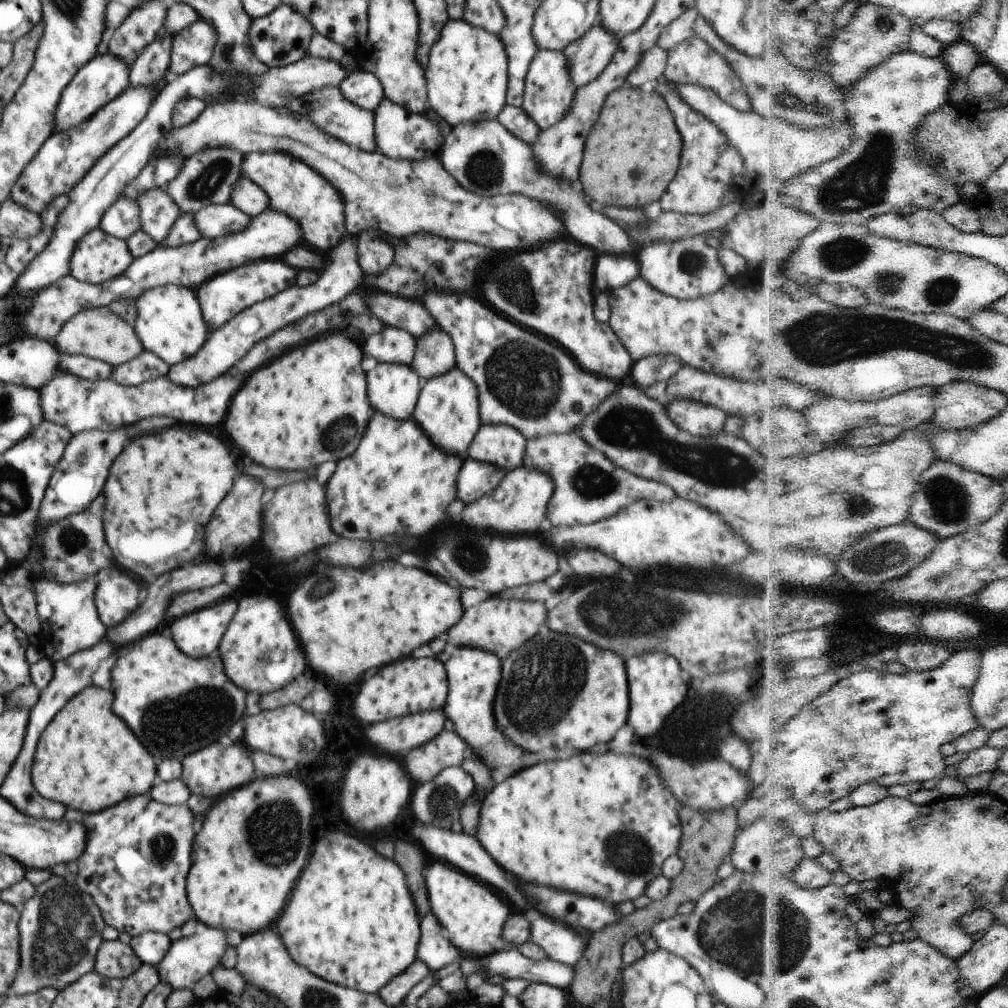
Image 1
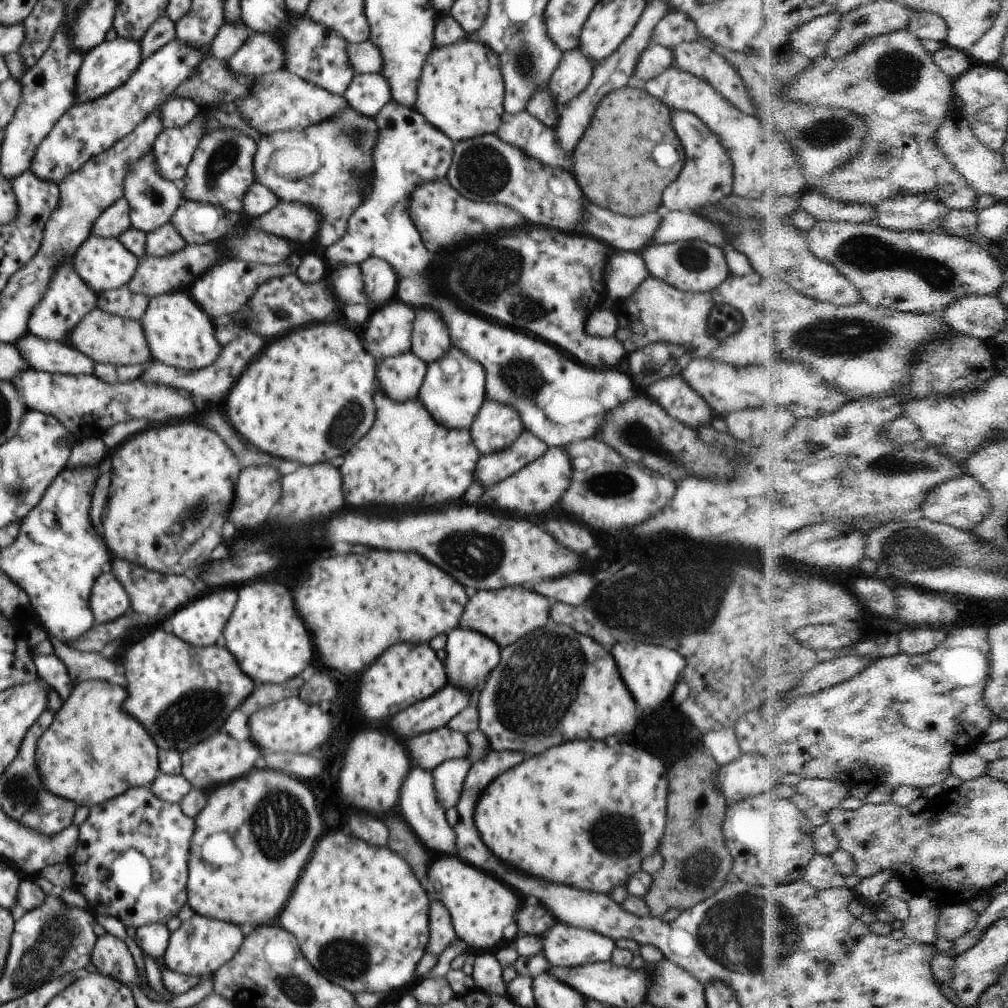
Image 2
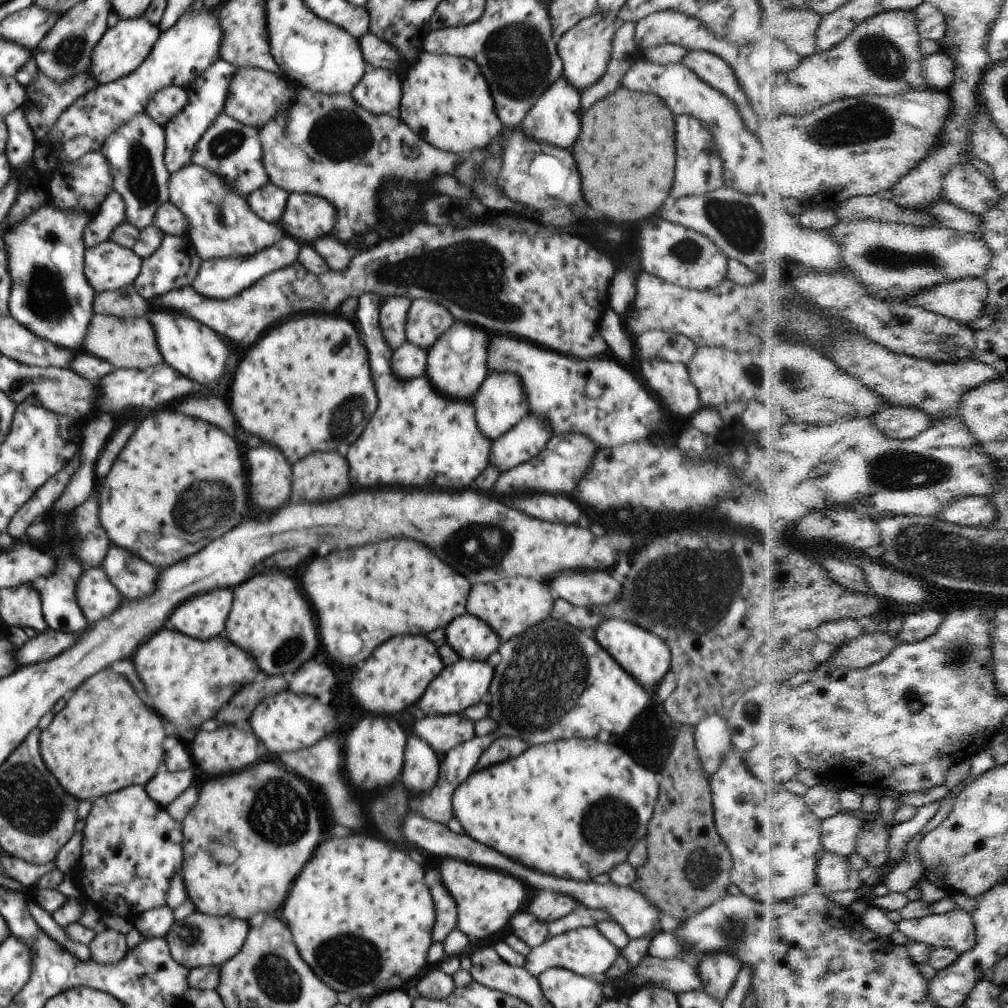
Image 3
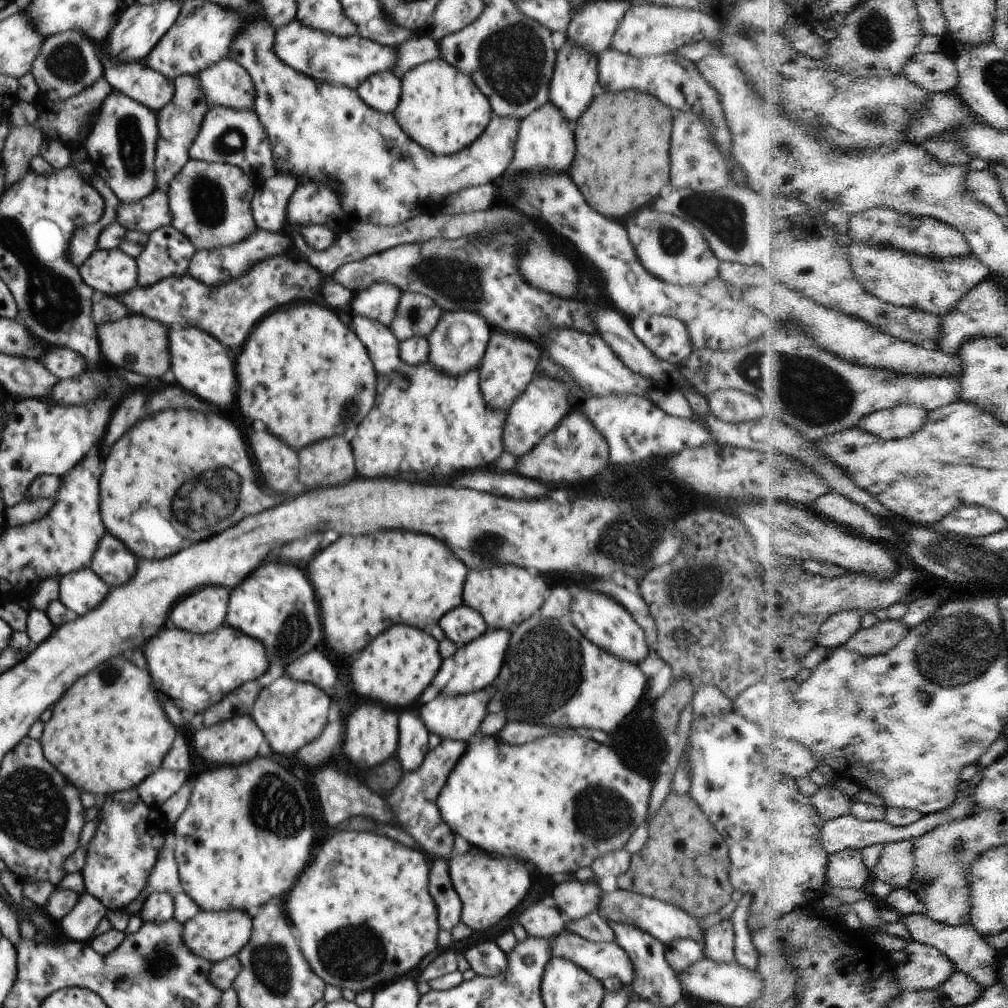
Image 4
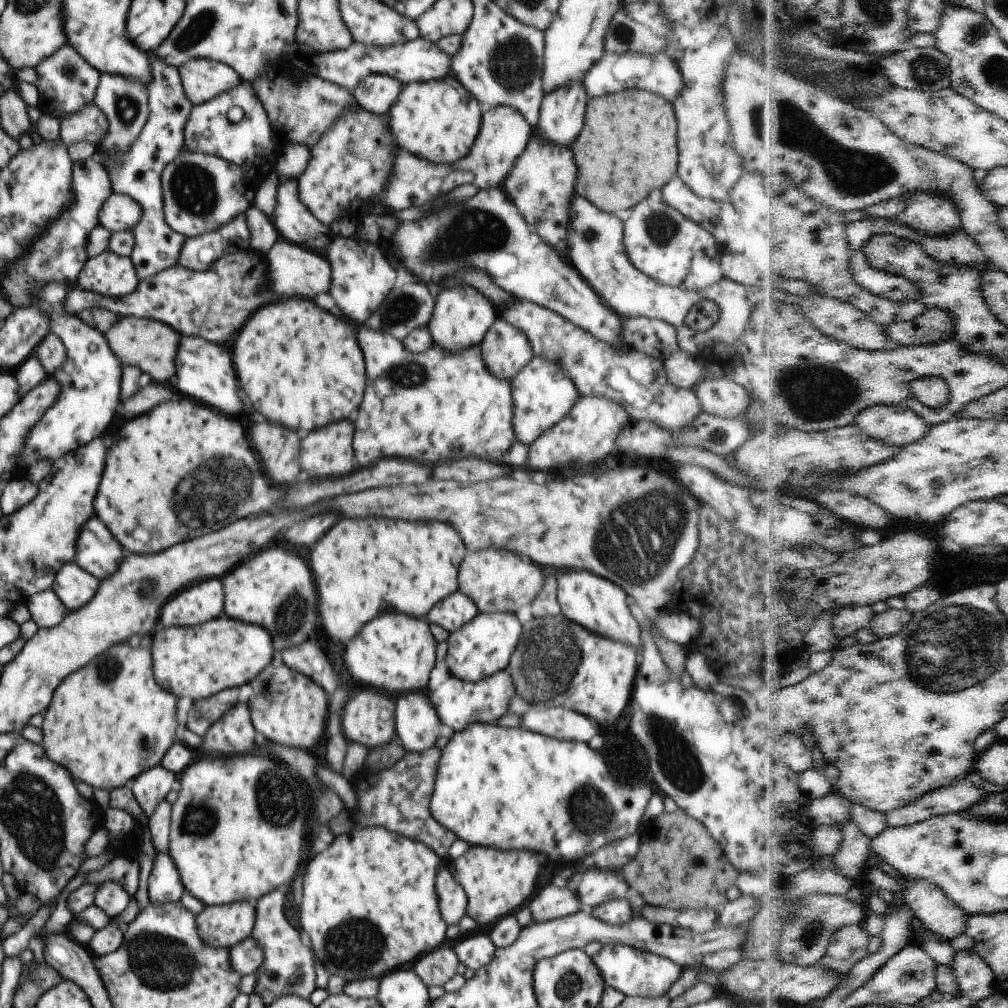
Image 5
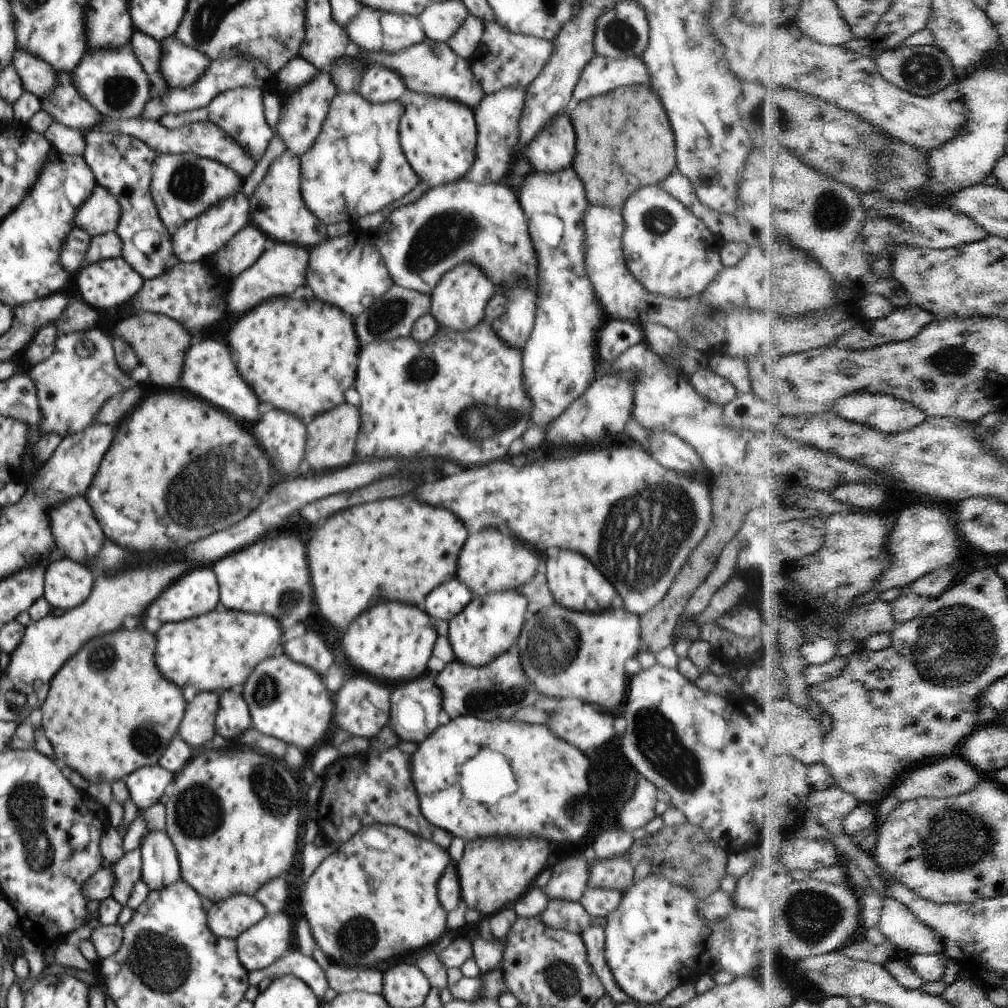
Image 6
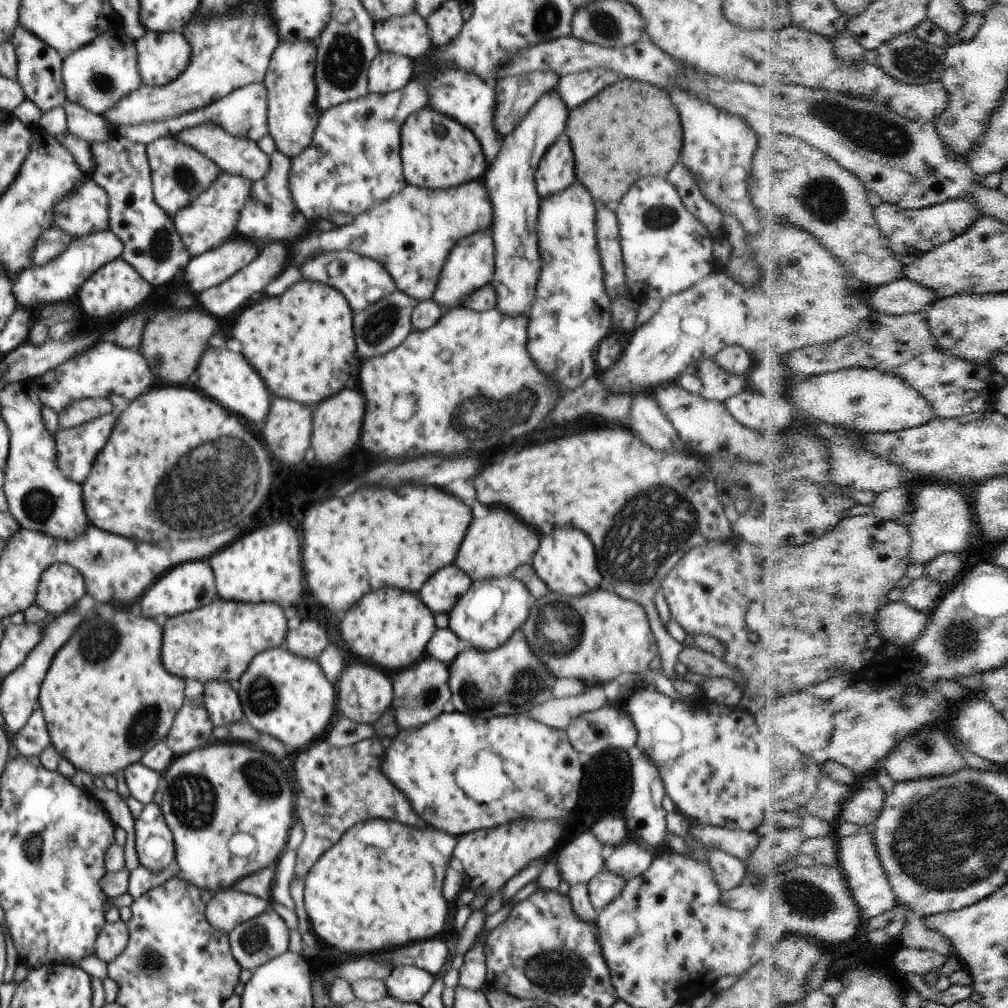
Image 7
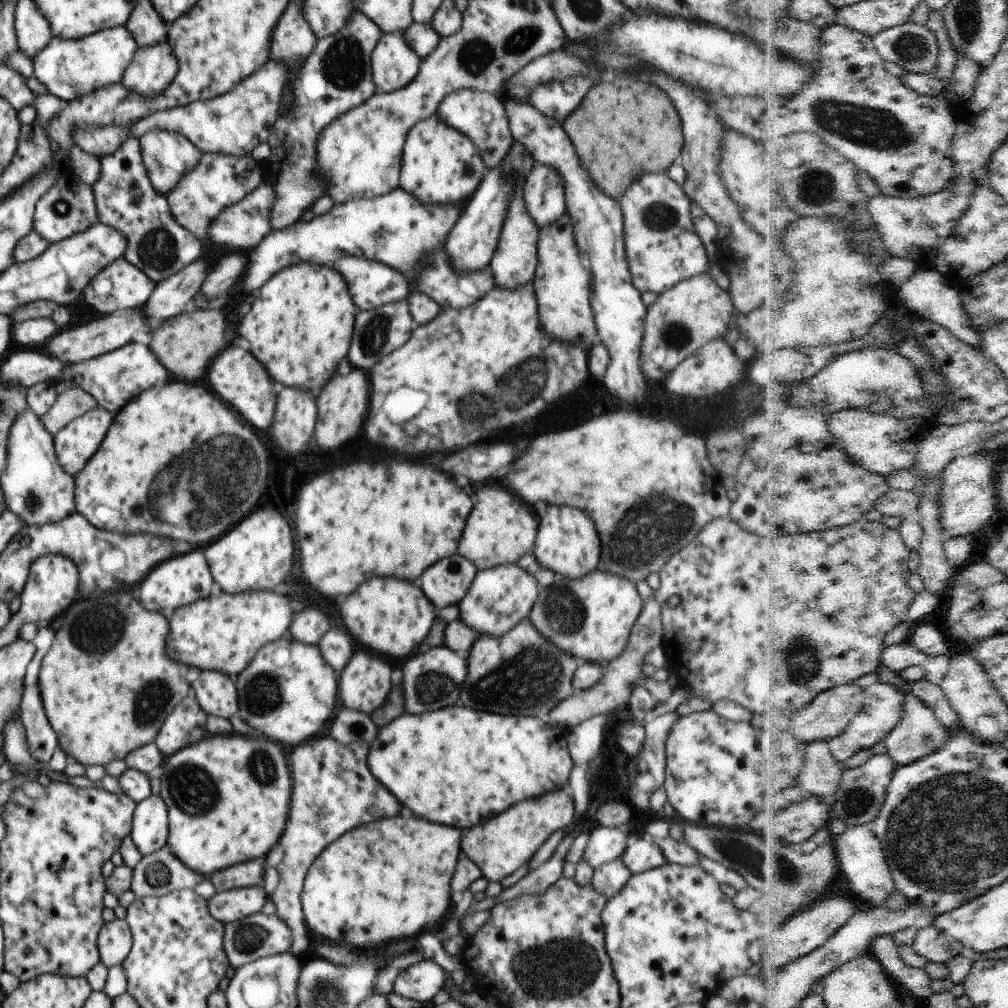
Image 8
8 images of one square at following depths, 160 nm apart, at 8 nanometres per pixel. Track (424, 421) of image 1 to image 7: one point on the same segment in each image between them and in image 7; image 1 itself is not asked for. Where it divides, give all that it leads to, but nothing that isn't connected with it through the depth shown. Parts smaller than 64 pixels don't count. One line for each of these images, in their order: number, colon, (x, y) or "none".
2: (453, 390)
3: (459, 375)
4: (452, 350)
5: (461, 317)
6: (458, 302)
7: (471, 265)

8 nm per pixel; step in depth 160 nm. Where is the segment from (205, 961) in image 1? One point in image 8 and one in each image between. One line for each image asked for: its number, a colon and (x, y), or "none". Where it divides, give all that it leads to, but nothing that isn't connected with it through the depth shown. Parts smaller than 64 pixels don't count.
2: (200, 946)
3: (199, 940)
4: (213, 935)
5: (221, 926)
6: (229, 918)
7: (227, 909)
8: (229, 906)

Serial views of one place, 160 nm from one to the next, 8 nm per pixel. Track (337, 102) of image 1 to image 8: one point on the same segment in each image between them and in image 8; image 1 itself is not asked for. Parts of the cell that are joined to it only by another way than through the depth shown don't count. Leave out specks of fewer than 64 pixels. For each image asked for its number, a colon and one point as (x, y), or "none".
2: (281, 100)
3: (256, 96)
4: (225, 84)
5: (202, 79)
6: (181, 66)
7: (162, 57)
8: (153, 68)

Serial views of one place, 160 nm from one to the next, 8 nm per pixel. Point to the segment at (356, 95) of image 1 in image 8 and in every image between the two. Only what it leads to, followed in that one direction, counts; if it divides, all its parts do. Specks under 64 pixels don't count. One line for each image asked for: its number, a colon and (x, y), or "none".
2: (368, 92)
3: (380, 91)
4: (381, 91)
5: (377, 93)
6: (378, 85)
7: (388, 72)
8: (394, 63)

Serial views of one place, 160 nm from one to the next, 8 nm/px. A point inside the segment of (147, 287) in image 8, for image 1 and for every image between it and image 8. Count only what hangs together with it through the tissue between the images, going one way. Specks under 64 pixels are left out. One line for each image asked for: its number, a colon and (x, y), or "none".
1: (97, 257)
2: (104, 264)
3: (108, 266)
4: (112, 272)
5: (106, 274)
6: (107, 284)
7: (116, 286)

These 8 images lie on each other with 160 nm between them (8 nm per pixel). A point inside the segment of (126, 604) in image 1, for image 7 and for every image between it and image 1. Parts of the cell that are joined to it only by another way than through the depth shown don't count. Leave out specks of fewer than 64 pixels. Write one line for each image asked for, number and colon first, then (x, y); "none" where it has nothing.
2: (109, 600)
3: (97, 596)
4: (81, 590)
5: (75, 587)
6: (67, 583)
7: (61, 585)

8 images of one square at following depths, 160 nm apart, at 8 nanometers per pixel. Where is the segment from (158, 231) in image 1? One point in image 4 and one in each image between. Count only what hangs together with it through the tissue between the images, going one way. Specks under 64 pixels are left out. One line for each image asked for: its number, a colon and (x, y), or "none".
2: (153, 199)
3: (136, 151)
4: (121, 145)

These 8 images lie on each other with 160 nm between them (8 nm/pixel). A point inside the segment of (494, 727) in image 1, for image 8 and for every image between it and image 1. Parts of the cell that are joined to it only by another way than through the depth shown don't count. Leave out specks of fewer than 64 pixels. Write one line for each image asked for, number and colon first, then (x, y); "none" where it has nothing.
2: (471, 657)
3: (471, 638)
4: (463, 625)
5: (457, 610)
6: (446, 602)
7: (440, 594)
8: (446, 583)

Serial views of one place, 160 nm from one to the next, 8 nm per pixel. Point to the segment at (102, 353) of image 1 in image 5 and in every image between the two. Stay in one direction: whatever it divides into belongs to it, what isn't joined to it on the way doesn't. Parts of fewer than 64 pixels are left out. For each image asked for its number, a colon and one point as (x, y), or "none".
2: (105, 338)
3: (129, 343)
4: (136, 343)
5: (148, 344)

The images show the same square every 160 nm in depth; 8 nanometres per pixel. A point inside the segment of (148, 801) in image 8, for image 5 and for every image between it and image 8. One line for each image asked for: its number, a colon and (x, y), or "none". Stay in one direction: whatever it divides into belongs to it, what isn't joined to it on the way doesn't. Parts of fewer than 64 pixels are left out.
5: (164, 885)
6: (160, 866)
7: (154, 843)

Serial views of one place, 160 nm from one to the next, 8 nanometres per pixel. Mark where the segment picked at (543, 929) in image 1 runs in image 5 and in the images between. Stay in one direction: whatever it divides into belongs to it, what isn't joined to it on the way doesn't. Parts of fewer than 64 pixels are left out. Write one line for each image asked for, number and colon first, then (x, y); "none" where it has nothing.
2: (563, 945)
3: (585, 951)
4: (601, 959)
5: (636, 973)

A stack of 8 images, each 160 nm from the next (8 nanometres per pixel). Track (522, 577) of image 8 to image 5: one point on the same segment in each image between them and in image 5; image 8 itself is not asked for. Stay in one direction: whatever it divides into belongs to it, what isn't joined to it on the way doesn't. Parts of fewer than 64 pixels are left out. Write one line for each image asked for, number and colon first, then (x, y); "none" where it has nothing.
5: (484, 646)
6: (489, 626)
7: (491, 611)

